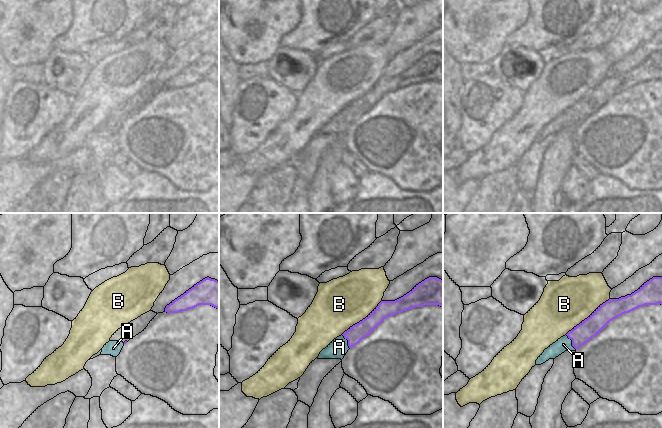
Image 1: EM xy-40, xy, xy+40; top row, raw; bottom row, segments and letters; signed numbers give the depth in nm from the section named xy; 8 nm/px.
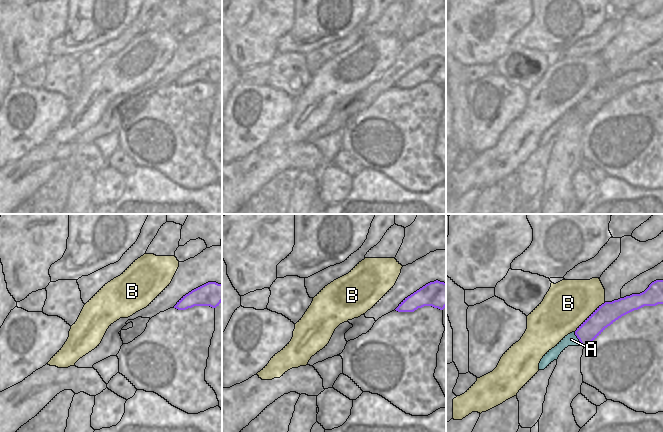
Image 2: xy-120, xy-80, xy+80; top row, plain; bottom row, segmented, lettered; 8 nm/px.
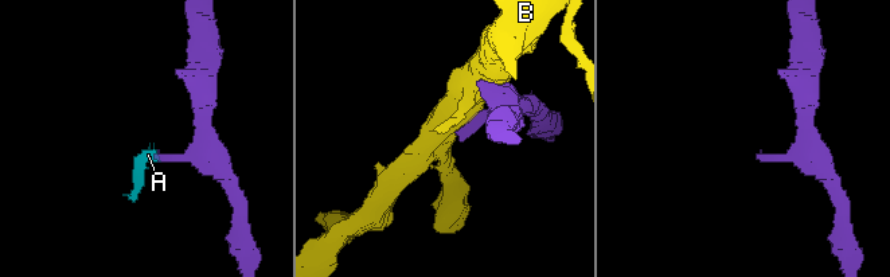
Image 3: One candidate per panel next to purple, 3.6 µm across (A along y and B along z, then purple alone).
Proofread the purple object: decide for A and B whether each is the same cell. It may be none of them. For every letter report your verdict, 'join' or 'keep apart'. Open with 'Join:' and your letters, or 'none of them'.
Join: none of them
A: keep apart
B: keep apart

